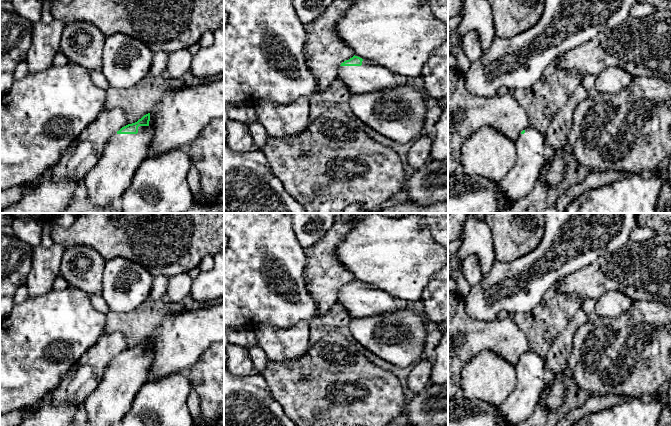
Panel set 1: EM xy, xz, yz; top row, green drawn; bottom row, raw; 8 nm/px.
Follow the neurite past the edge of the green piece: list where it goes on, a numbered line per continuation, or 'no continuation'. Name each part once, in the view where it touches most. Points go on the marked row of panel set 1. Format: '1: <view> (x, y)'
1: xy (106, 182)

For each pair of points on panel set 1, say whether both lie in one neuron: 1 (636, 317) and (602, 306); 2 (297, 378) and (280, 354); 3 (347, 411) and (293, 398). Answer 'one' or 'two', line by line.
1: two
2: two
3: one

